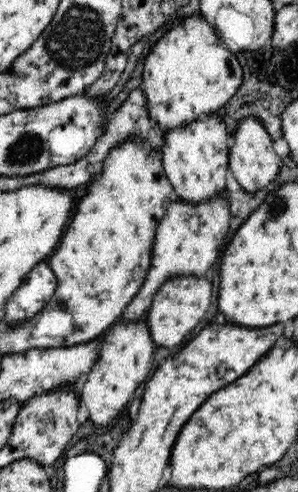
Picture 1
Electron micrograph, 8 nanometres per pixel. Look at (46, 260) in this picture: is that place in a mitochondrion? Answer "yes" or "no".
no

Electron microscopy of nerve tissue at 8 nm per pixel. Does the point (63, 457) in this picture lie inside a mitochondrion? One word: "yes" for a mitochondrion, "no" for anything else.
no

